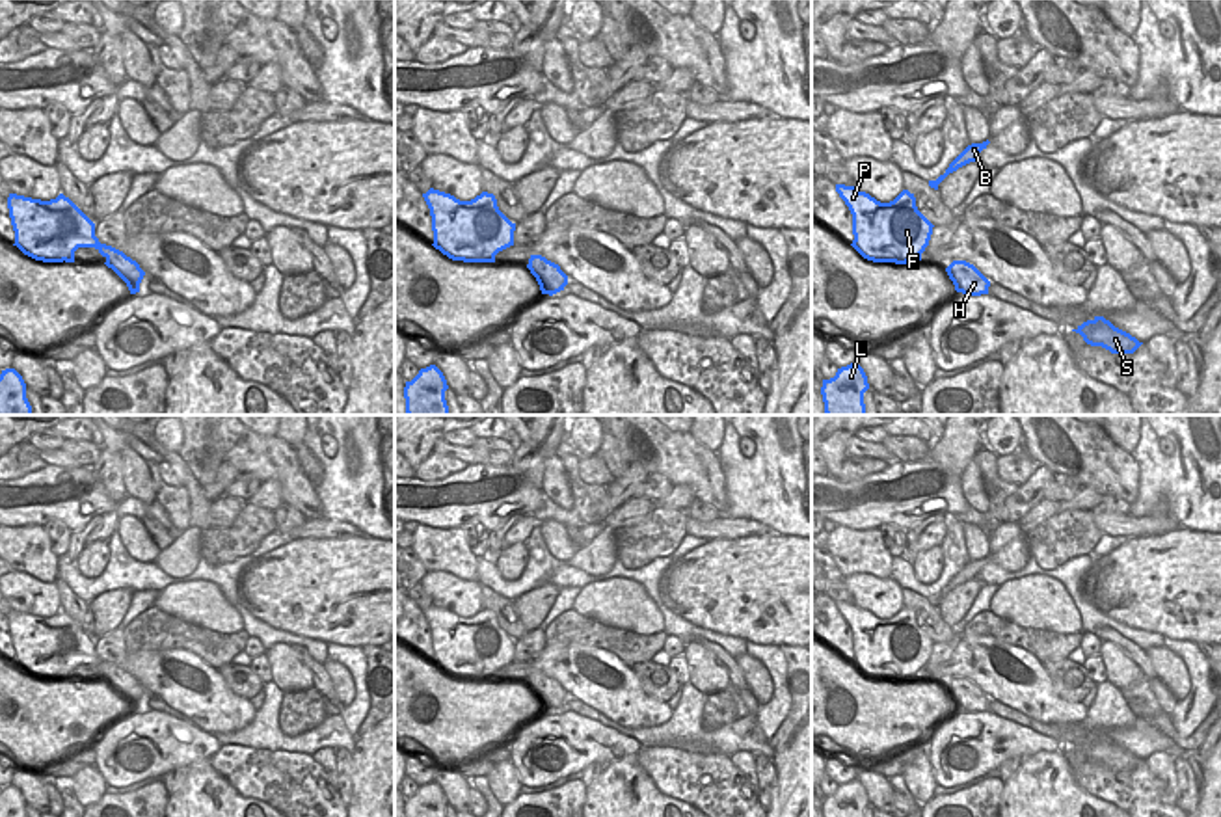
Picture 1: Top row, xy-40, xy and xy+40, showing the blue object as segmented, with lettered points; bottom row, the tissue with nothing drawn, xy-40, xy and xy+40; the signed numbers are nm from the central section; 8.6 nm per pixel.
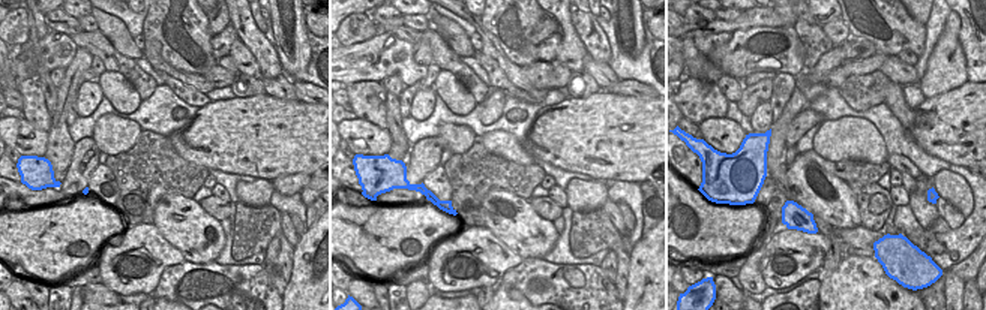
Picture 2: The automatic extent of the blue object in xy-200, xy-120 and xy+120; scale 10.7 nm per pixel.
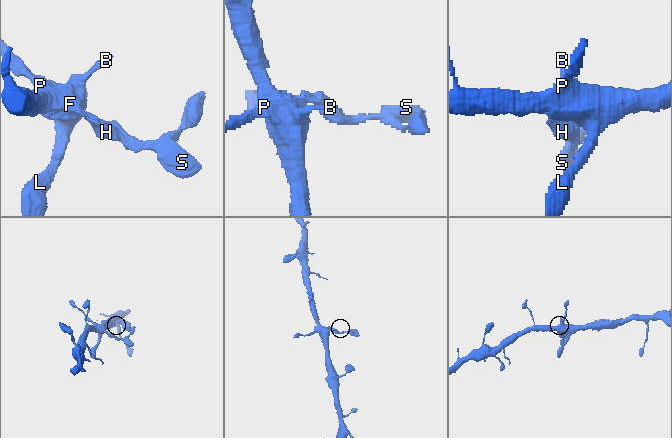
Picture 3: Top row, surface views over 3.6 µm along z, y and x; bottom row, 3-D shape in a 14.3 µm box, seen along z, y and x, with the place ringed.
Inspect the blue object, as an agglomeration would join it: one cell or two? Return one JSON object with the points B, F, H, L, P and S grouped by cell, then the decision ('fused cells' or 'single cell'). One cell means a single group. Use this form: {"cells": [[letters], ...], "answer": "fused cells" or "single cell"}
{"cells": [["B", "F", "H", "L", "P", "S"]], "answer": "single cell"}

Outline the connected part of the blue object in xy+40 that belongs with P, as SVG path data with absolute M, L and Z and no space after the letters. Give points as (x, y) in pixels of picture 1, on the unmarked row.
M836 601L836 609L845 618L852 631L852 664L867 677L873 679L919 679L921 670L929 663L933 640L918 627L916 614L903 607L893 618L880 620L854 603Z

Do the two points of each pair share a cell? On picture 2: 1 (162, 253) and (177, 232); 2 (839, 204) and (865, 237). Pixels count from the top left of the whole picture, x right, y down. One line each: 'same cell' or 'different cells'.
1: different cells
2: different cells

